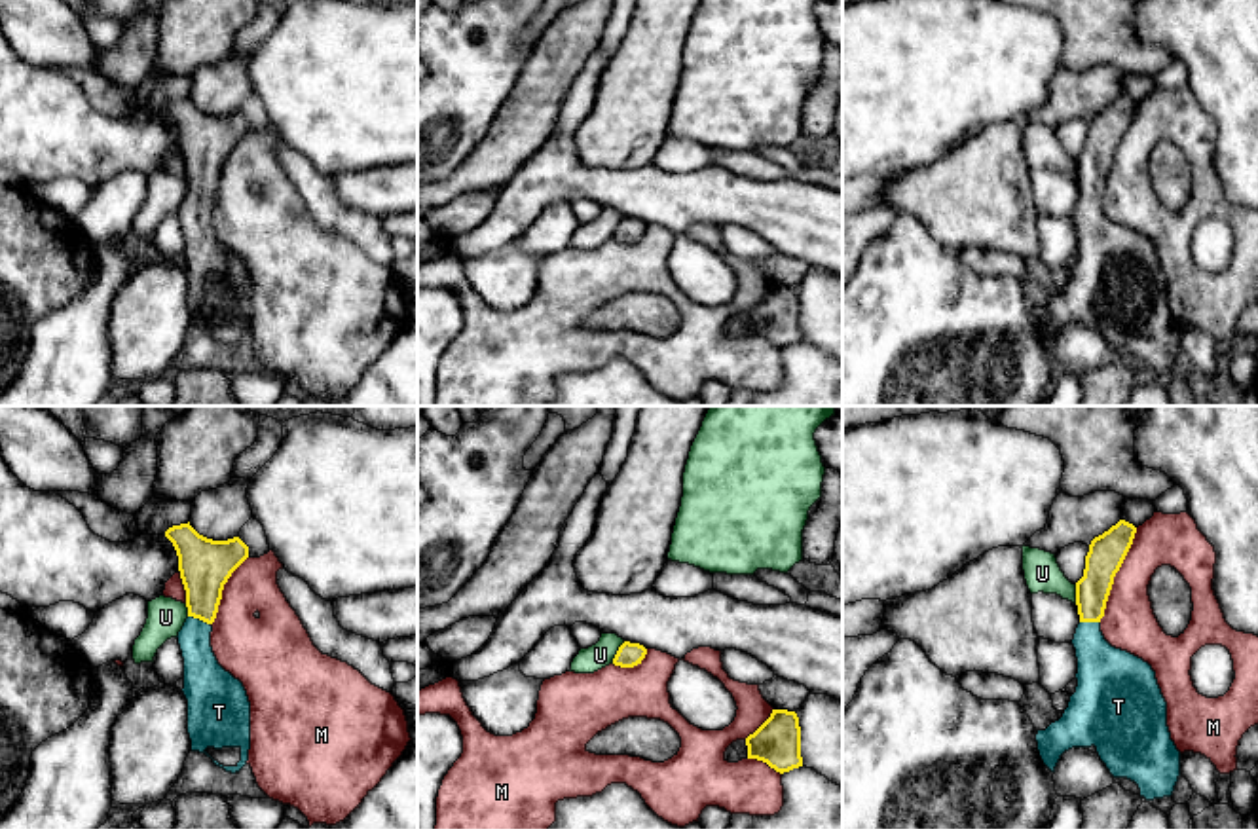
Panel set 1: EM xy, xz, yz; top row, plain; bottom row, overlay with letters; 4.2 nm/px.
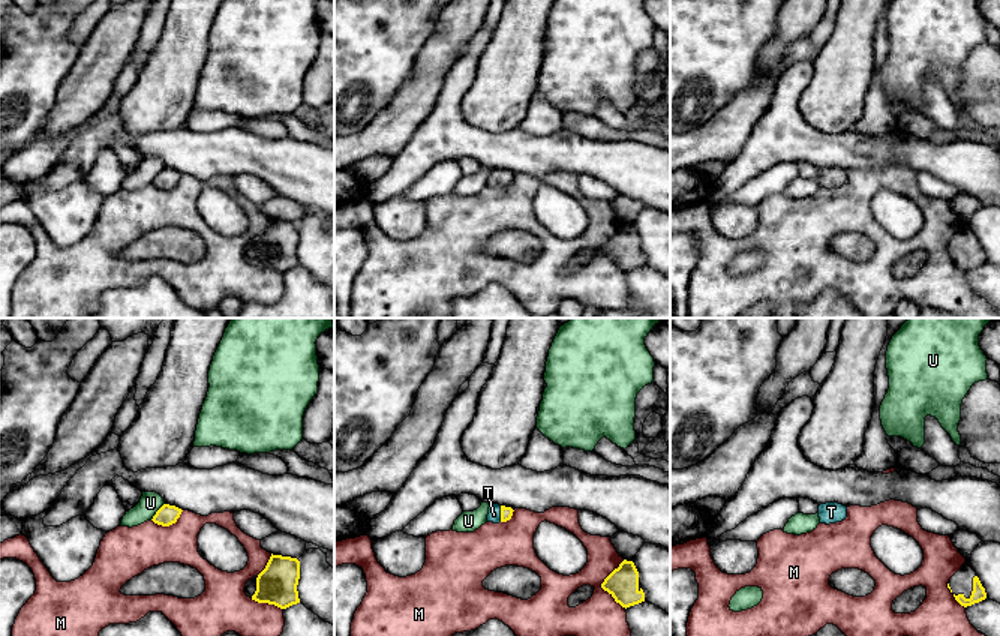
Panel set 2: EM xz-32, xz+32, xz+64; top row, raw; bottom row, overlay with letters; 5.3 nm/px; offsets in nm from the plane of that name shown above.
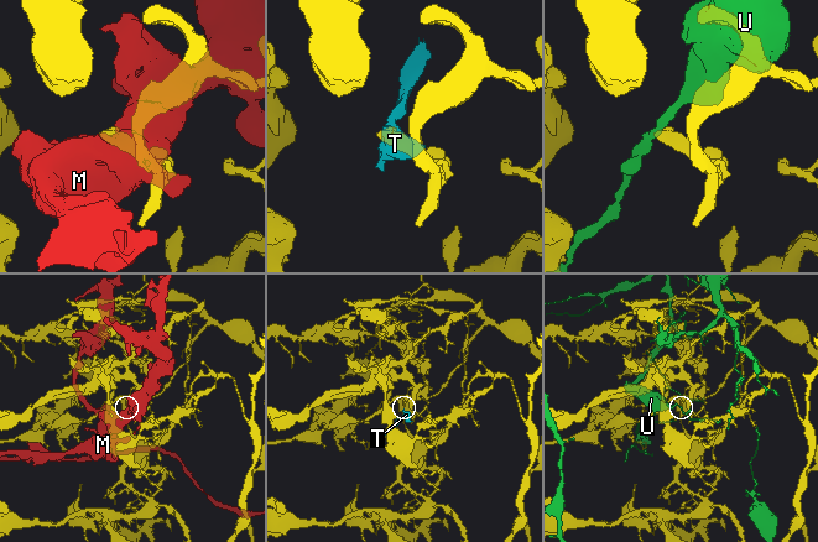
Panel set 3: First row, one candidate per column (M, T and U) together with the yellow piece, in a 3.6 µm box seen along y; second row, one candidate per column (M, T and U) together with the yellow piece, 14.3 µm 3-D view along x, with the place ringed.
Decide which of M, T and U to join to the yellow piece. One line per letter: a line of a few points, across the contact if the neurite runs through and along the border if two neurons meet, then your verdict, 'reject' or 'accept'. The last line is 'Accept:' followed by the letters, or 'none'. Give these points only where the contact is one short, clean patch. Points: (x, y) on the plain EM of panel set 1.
M: reject
T: line xy (205, 141), (200, 194), (200, 241), (203, 253); accept
U: reject
Accept: T

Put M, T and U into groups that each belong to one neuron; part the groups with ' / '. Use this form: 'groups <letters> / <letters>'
groups M / T / U

